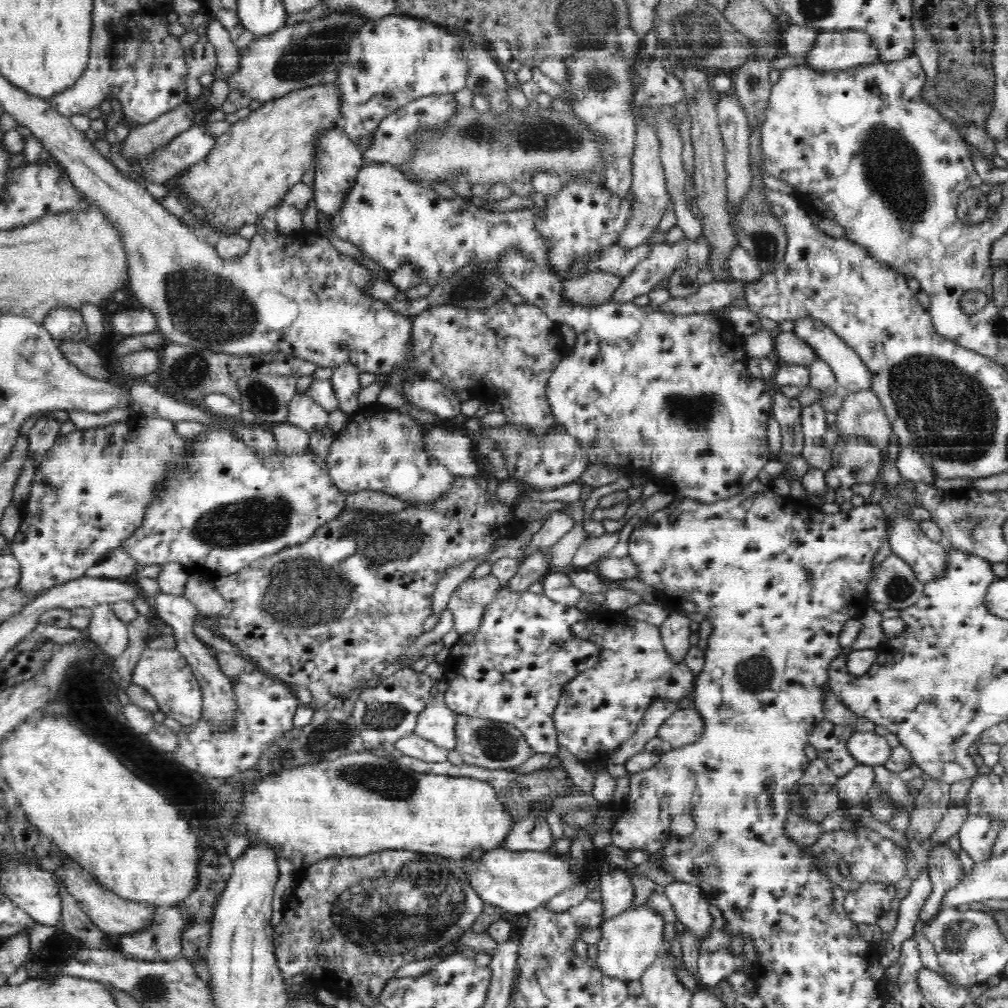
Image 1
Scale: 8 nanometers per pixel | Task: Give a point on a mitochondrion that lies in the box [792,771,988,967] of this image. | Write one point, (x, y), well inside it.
(959, 935)

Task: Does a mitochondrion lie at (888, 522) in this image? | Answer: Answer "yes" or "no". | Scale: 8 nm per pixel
no

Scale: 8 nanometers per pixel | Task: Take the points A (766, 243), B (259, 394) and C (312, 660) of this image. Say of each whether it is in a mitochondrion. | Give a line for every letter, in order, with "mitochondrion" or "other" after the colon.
A: mitochondrion
B: mitochondrion
C: other

